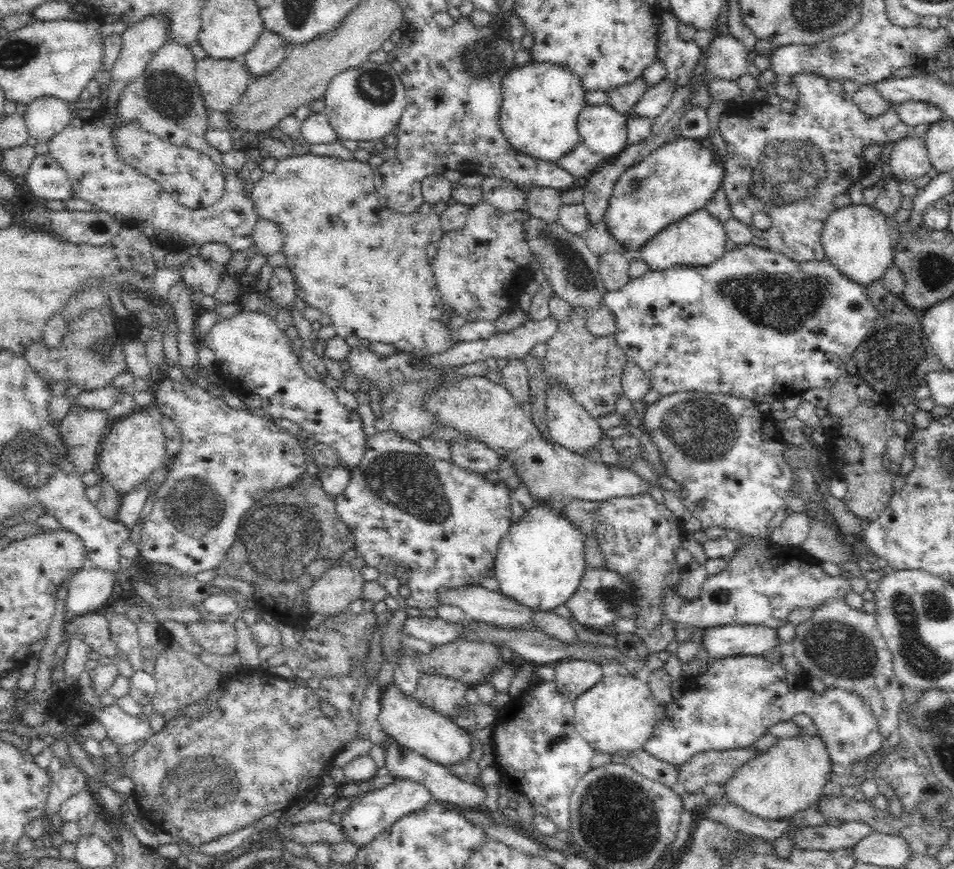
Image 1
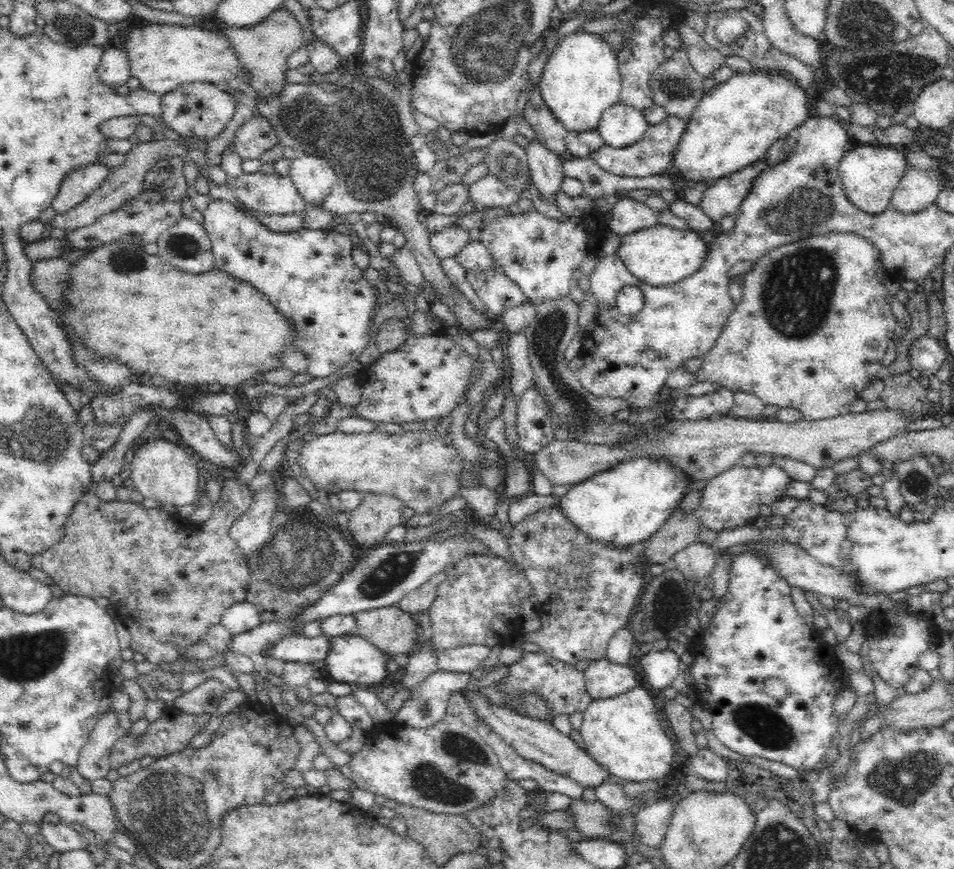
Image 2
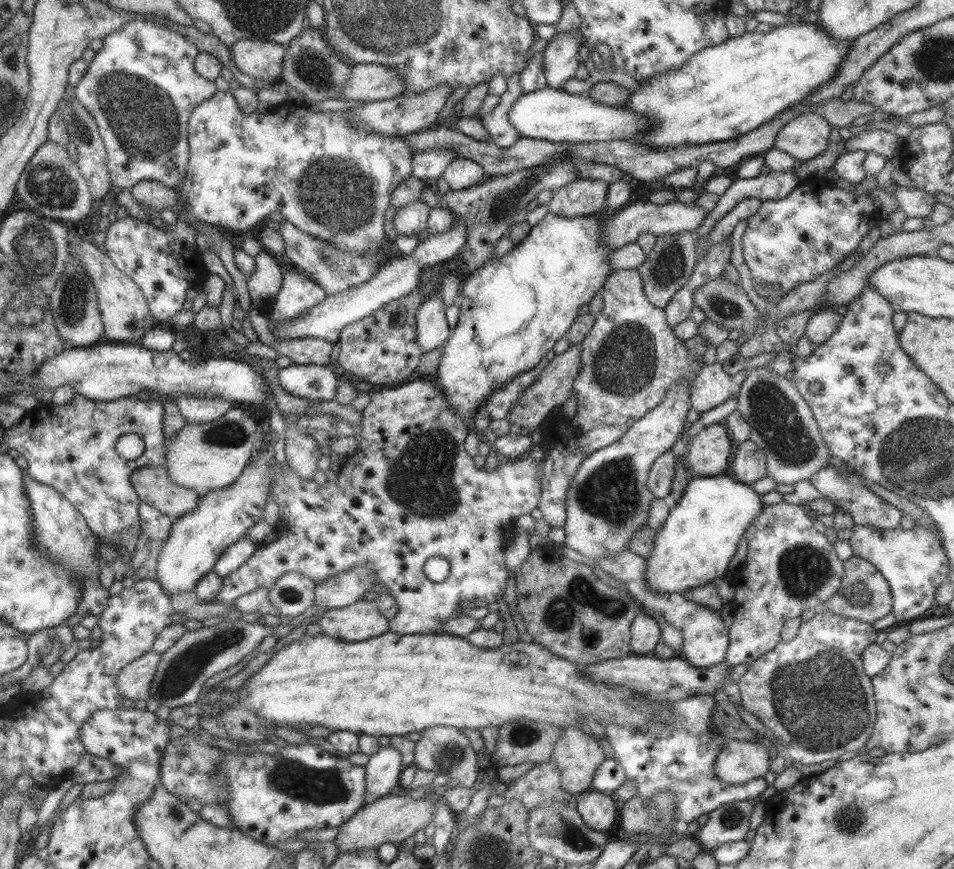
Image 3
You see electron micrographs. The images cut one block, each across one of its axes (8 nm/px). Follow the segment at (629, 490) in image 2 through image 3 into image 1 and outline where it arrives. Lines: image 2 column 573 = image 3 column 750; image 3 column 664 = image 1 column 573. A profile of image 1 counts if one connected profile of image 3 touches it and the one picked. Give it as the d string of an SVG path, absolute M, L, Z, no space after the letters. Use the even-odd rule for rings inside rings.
M536 501L536 506L528 509L523 515L522 518L519 518L516 522L512 523L512 526L509 528L508 534L505 534L502 537L502 540L498 544L497 555L494 561L494 572L495 576L499 582L499 591L514 600L517 600L520 604L533 608L536 611L553 611L553 608L566 602L570 596L578 590L580 581L582 580L583 574L587 569L585 561L585 538L586 534L582 532L581 526L577 522L569 519L569 516L566 516L566 513L563 511L564 505L560 508L553 508L553 506L548 506L544 502Z

